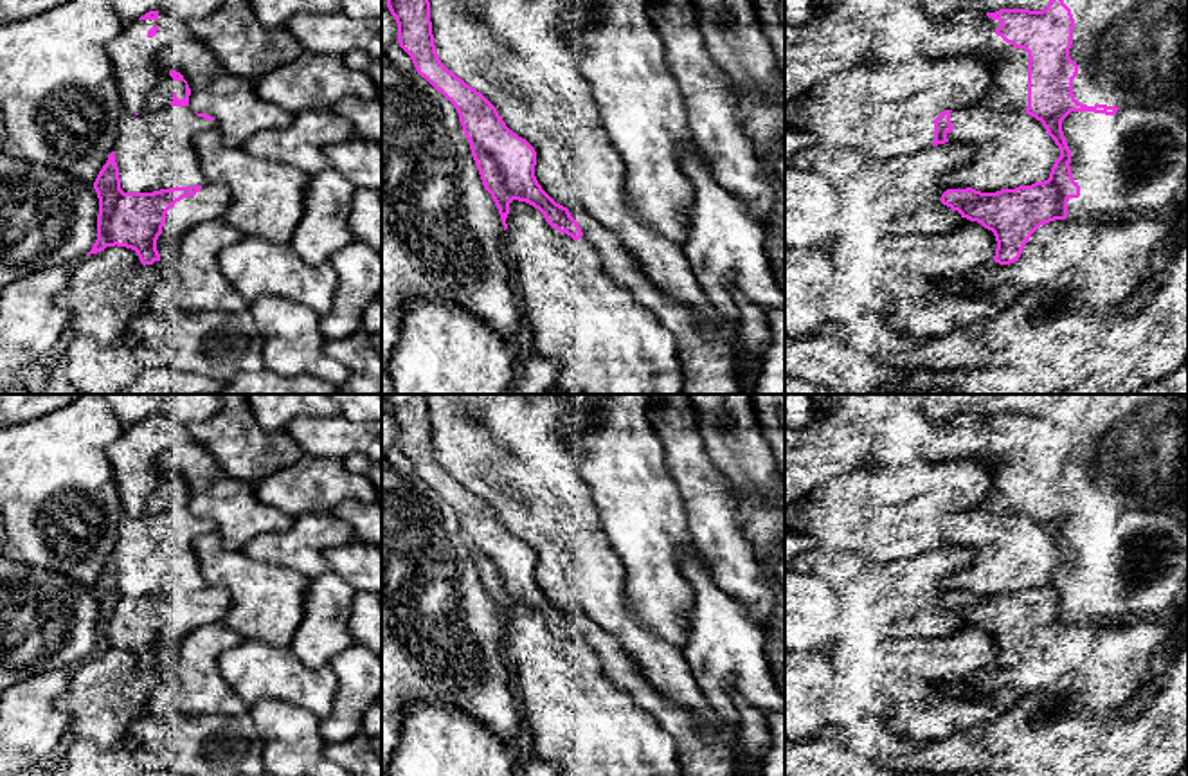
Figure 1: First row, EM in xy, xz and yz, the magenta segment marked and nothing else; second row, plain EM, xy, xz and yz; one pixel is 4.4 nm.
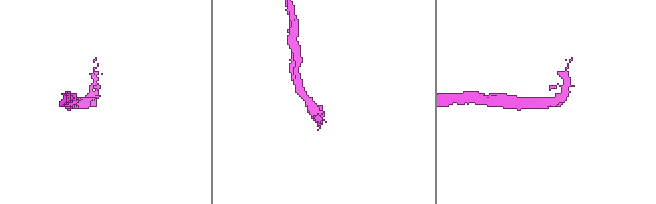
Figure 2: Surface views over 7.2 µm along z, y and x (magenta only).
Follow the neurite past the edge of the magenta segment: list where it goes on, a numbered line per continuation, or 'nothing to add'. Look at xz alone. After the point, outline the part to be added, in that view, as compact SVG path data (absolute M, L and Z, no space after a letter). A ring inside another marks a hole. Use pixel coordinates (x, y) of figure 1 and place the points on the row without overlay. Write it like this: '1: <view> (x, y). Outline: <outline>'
1: xz (702, 749). Outline: M569 610L581 636L599 654L607 675L625 688L632 700L650 713L675 740L680 776L736 776L731 740L725 731L670 702L641 672L619 639L601 628L583 610Z

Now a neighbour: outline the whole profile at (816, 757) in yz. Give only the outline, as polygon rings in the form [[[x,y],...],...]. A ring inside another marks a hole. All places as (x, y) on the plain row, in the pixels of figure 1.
[[[785,740],[785,776],[878,776],[878,765],[841,742]]]

